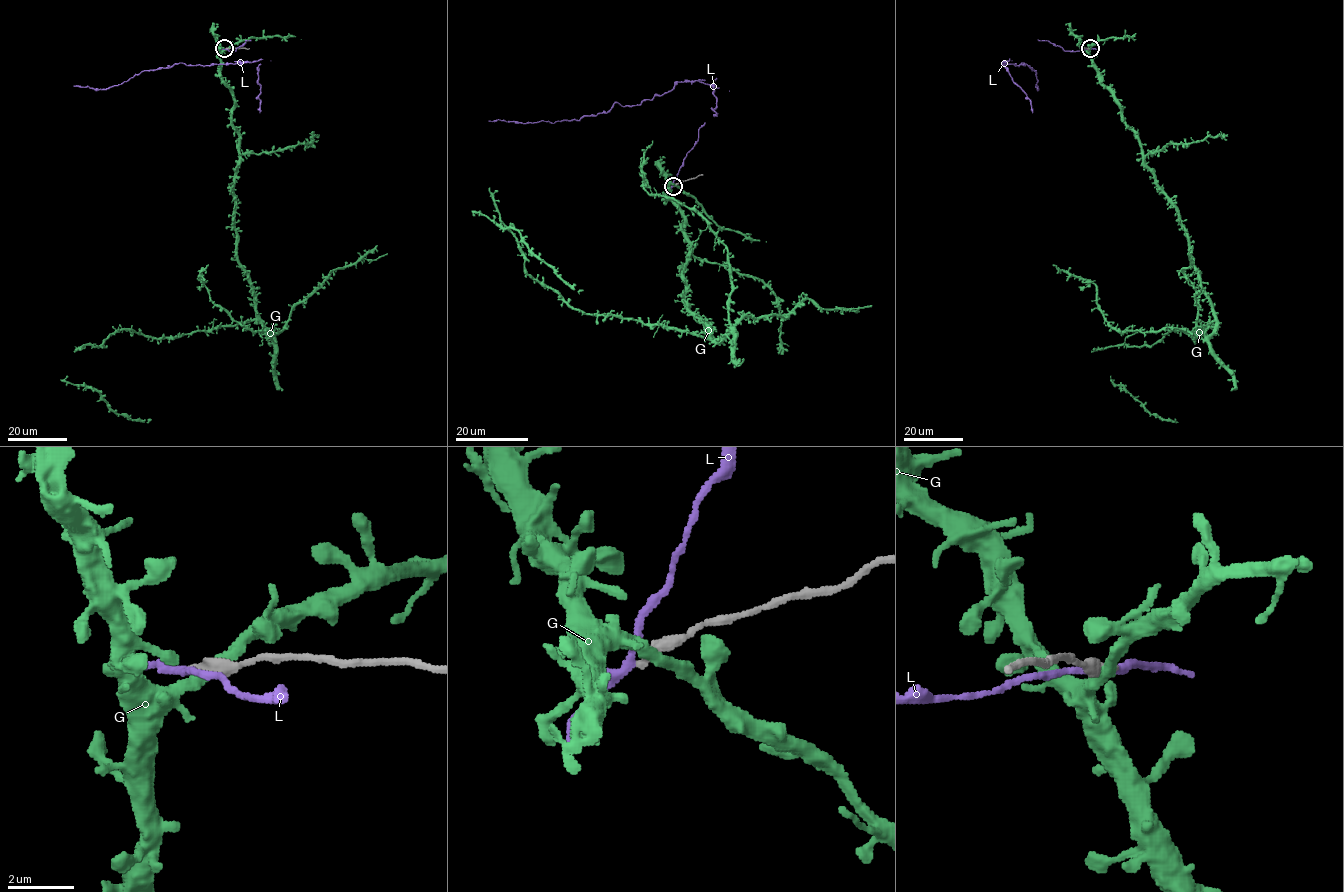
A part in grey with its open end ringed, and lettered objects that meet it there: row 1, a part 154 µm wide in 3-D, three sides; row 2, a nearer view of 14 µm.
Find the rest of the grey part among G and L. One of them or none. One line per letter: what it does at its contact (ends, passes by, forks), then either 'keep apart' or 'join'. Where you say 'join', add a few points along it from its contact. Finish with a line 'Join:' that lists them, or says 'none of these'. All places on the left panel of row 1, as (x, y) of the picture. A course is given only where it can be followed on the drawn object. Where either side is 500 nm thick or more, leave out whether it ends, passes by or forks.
G: it passes by; keep apart
L: it passes by; keep apart
Join: none of these

